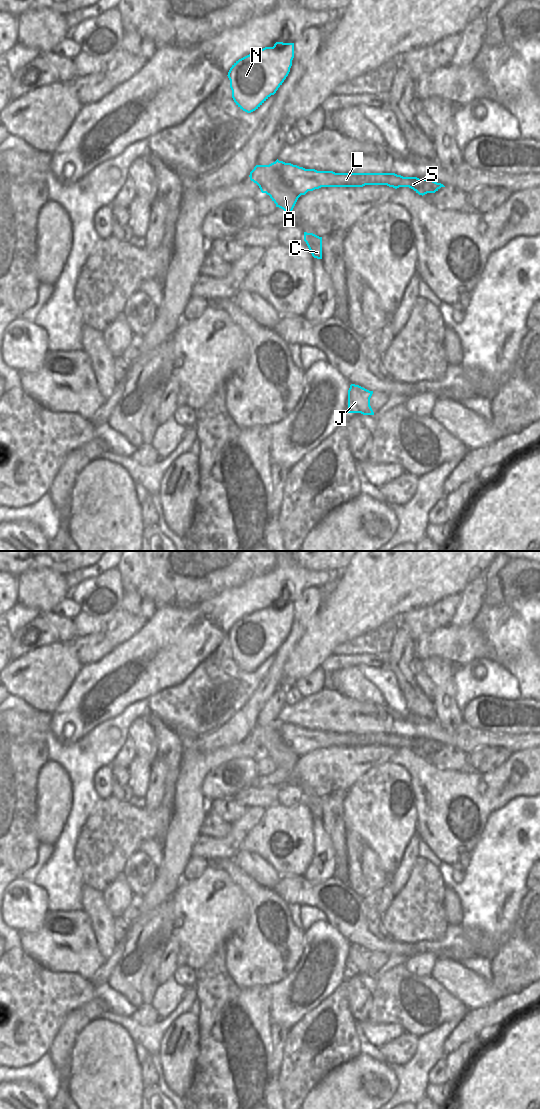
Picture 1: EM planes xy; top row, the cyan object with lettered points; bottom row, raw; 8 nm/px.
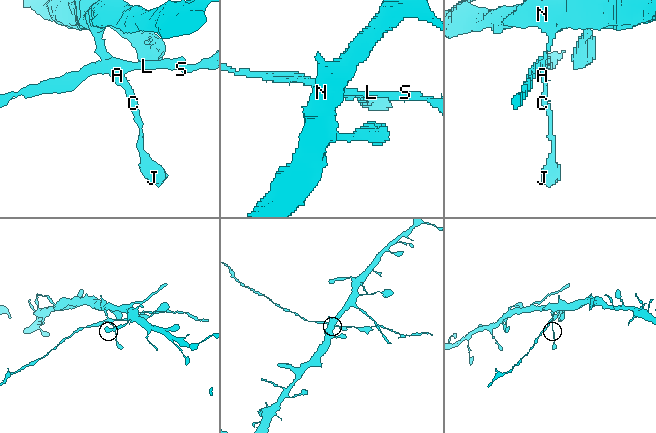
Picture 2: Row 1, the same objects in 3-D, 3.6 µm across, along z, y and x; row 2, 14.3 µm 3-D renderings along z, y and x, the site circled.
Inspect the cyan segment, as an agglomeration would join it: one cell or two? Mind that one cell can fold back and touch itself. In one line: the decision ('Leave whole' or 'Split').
Split

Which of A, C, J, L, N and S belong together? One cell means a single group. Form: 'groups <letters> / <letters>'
groups A C J N / L S

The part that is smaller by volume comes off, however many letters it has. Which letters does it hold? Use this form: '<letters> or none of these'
L, S

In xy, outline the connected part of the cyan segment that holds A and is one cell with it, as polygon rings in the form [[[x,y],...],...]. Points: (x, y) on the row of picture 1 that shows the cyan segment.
[[[276,162],[269,165],[256,165],[249,177],[258,186],[263,185],[268,190],[266,194],[270,196],[276,207],[291,213],[298,198],[305,195],[308,190],[291,189],[276,169],[275,164]]]

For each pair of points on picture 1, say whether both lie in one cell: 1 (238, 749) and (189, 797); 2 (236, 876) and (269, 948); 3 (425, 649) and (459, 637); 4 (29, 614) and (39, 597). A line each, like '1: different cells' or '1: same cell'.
1: same cell
2: same cell
3: same cell
4: different cells

